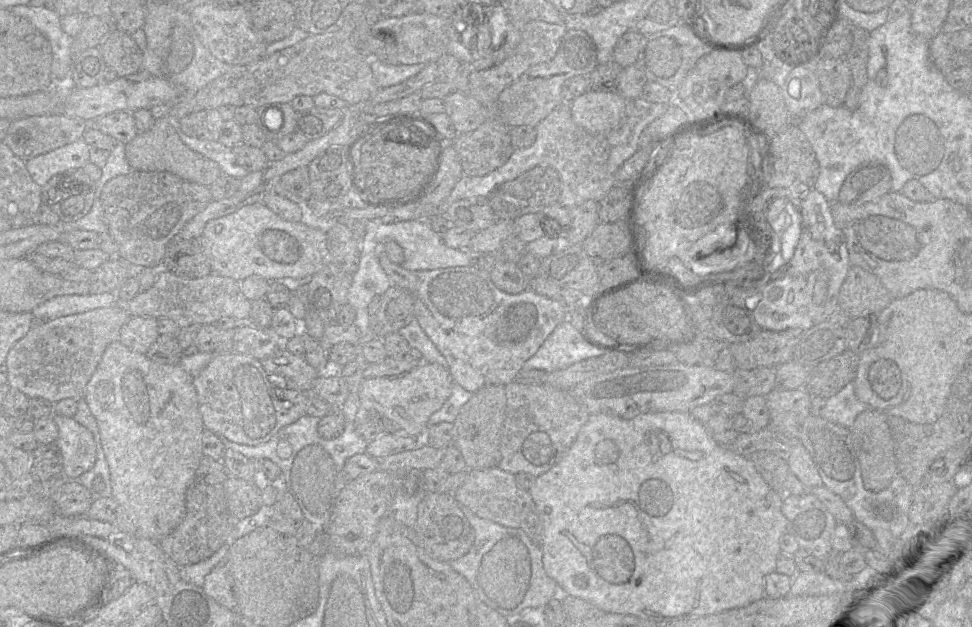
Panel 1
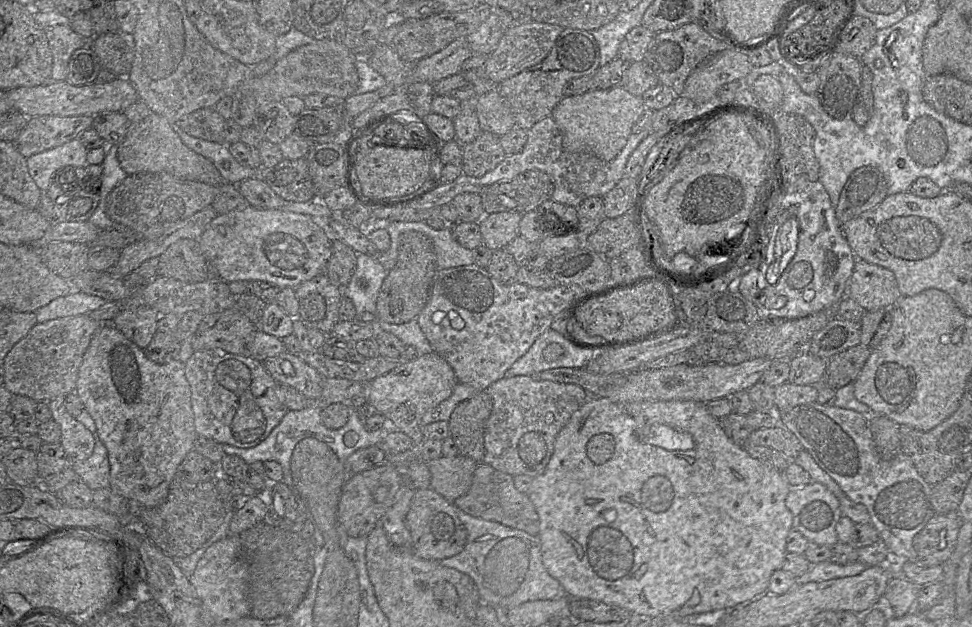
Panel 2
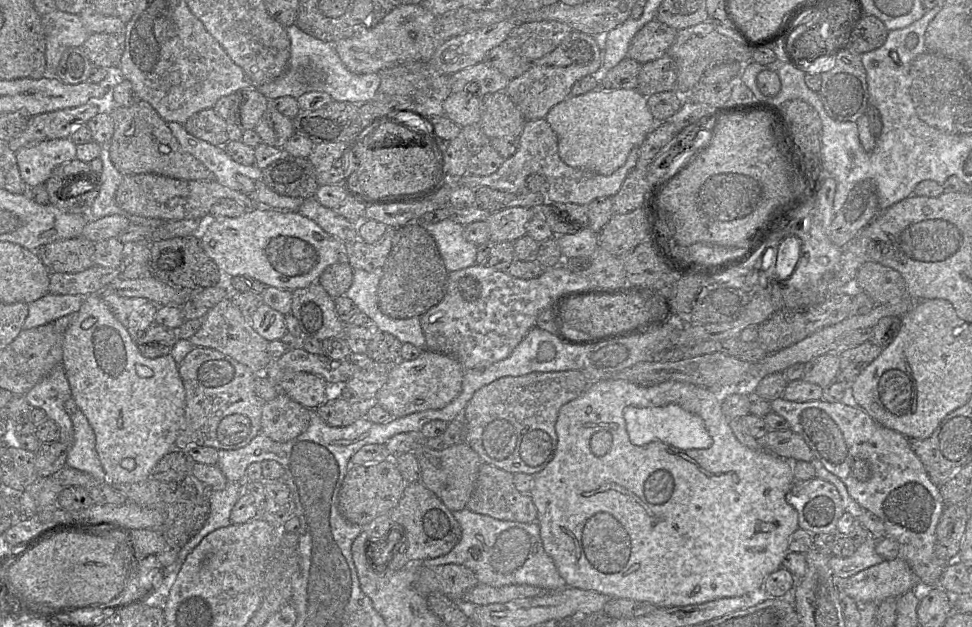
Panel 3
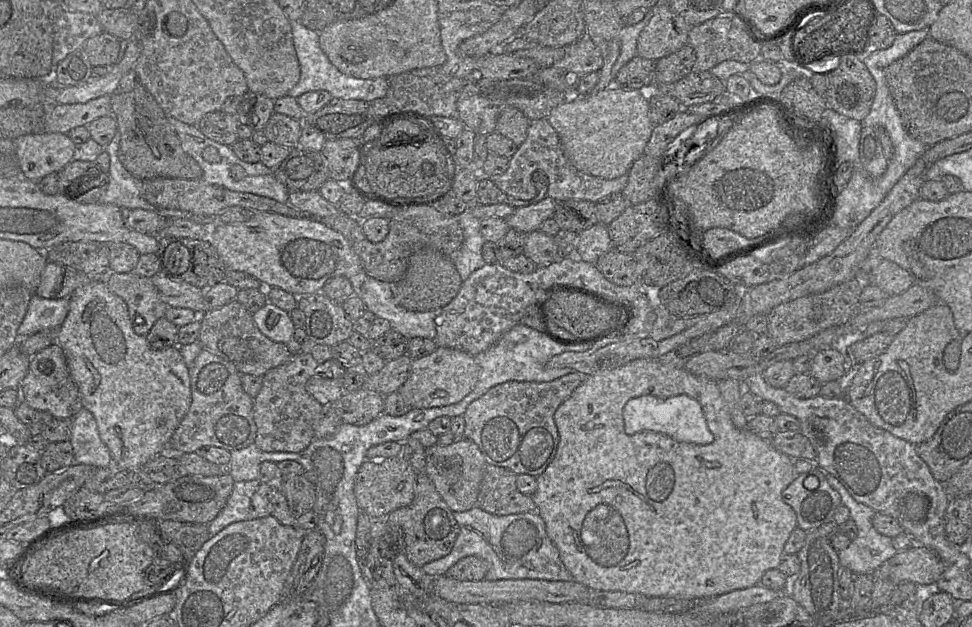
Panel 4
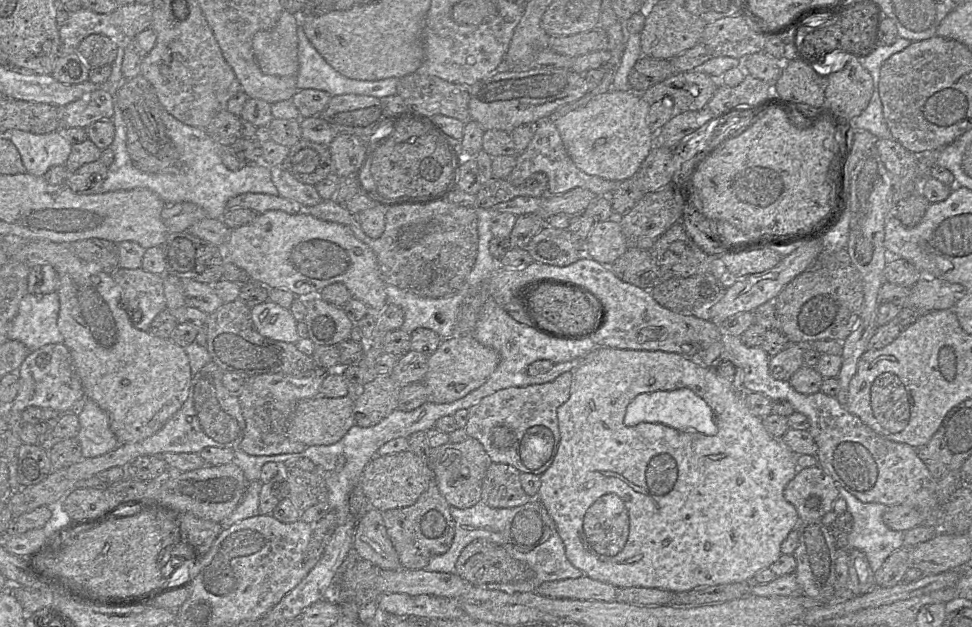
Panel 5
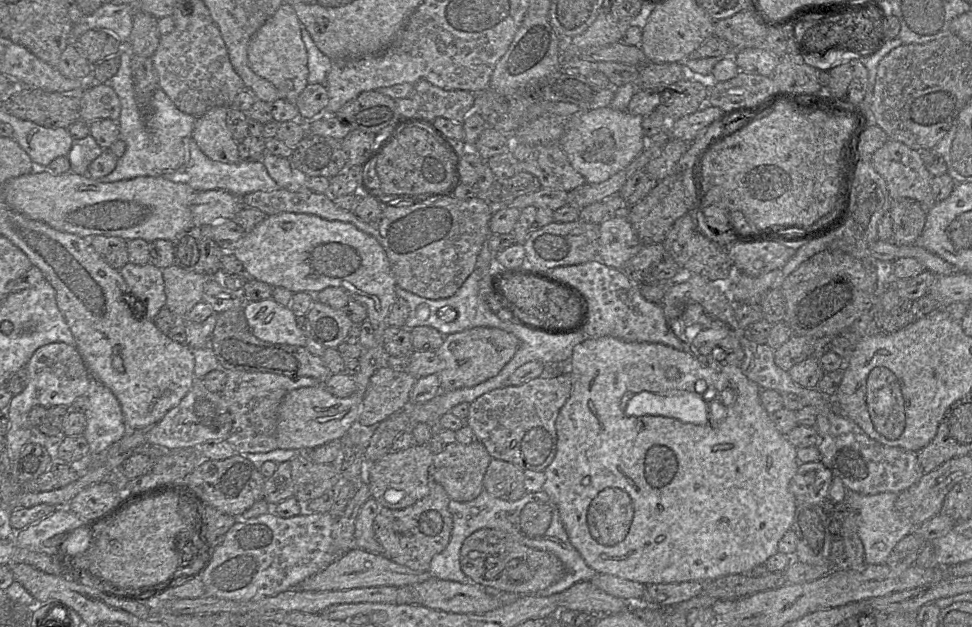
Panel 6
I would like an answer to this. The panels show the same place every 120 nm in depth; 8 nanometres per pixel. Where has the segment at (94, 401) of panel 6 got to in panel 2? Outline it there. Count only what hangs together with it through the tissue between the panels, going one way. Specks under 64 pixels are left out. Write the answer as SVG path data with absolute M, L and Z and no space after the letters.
M93 435L94 449L85 460L72 463L71 467L77 474L79 481L83 482L92 491L109 488L109 462L107 450L98 435Z

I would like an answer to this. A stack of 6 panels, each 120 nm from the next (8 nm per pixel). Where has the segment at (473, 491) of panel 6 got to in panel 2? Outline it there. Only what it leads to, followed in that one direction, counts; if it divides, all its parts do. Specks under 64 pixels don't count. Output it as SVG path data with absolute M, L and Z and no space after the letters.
M439 457L428 463L431 474L430 488L454 502L470 488L478 462L470 457Z

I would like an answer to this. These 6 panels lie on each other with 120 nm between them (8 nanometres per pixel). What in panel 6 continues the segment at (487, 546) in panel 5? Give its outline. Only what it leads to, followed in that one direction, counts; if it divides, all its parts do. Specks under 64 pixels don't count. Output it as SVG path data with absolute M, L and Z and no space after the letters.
M491 528L479 529L464 540L460 567L474 584L519 595L535 594L564 575L563 563L554 554L527 547L506 532Z

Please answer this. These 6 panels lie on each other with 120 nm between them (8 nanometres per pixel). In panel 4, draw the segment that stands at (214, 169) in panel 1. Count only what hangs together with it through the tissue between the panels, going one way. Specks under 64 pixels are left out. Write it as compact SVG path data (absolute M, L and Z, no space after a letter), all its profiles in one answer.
M142 85L130 92L114 93L111 96L111 115L120 133L118 158L131 174L142 180L156 177L202 179L201 166L183 150L167 115Z

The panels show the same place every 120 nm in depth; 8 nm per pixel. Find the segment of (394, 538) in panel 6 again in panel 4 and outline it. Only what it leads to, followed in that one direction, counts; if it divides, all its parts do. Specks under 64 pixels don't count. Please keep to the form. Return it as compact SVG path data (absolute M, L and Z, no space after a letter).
M425 472L418 474L412 503L391 512L385 520L392 530L398 530L398 533L402 532L404 553L407 559L418 567L448 555L459 534L459 526L453 511L441 498Z

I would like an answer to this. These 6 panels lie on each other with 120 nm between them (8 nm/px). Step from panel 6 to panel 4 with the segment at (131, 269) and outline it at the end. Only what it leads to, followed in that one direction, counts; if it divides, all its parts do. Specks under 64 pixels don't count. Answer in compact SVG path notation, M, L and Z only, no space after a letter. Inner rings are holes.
M130 272L109 273L105 279L108 288L126 302L135 333L143 336L165 316L168 308L151 278ZM138 315L144 318L143 324L135 323Z

